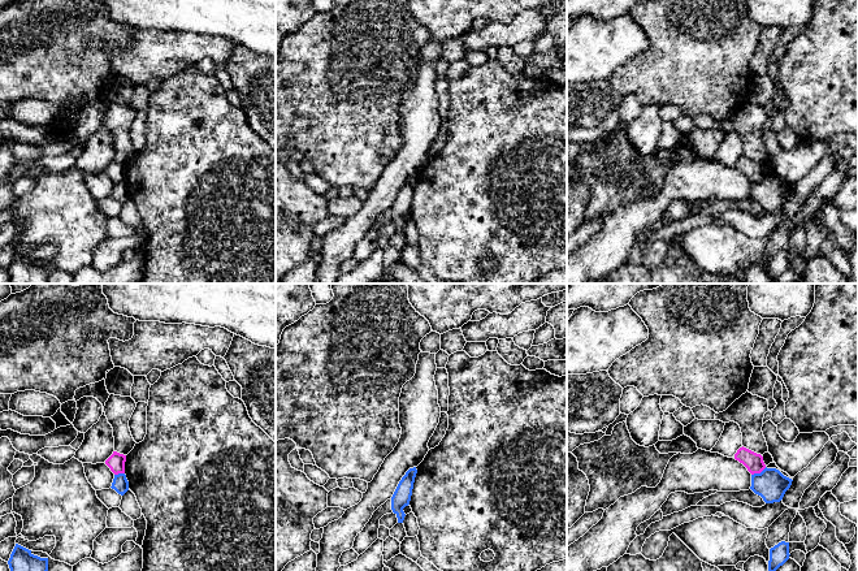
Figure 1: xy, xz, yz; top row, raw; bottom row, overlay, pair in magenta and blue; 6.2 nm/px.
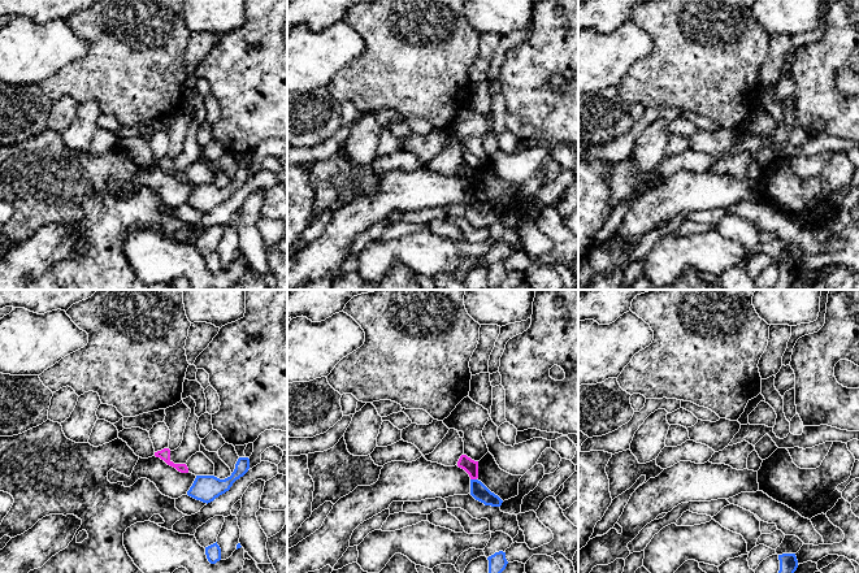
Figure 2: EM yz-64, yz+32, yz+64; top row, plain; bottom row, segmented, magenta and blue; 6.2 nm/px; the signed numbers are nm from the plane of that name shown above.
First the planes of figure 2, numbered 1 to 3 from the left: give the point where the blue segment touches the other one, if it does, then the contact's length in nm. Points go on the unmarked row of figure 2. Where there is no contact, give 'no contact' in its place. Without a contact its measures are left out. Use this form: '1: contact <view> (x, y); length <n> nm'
1: no contact
2: contact yz+32 (473, 187); length 40 nm
3: no contact

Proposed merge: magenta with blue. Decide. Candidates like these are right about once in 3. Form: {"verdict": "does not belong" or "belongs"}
{"verdict": "does not belong"}

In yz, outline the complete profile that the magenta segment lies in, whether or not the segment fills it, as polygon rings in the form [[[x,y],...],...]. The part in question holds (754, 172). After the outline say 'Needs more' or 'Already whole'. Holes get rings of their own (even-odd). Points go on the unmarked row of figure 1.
[[[744,155],[737,159],[734,168],[742,172],[751,183],[760,182],[766,177],[763,165]]]. Already whole

